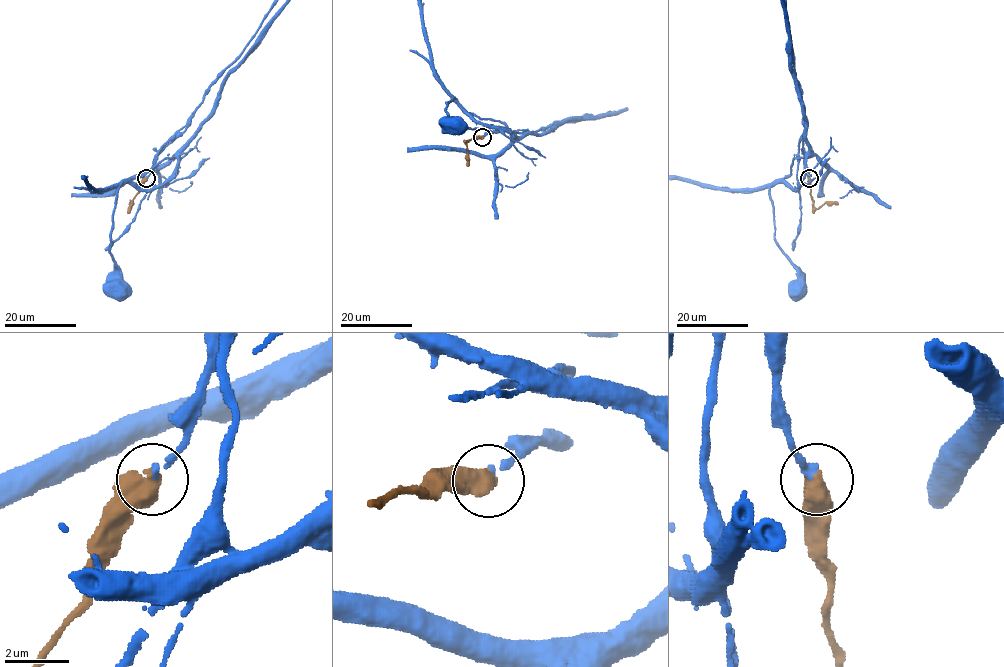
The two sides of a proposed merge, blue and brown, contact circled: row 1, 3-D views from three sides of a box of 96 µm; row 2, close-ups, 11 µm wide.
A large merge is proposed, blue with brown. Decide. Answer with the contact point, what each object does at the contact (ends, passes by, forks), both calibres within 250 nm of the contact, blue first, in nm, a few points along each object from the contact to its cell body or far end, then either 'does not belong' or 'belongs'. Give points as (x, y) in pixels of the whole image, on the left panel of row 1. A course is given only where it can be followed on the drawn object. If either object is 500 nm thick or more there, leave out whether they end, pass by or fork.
place (146, 178); calibres 200 and 650 nm; course blue (146, 177), (169, 141), (158, 153), (149, 187), (123, 183), (117, 188), (110, 255), (121, 272), (119, 289); course brown (146, 177), (132, 204); belongs

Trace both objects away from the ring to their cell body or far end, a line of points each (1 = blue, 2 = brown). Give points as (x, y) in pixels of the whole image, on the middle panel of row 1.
1: (482, 137), (505, 129), (477, 123), (453, 98), (447, 102), (446, 112), (457, 127), (455, 119), (455, 126)
2: (482, 137), (466, 142), (468, 166)

